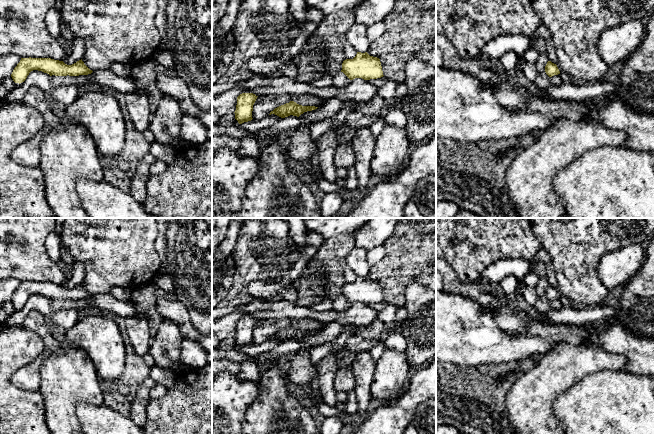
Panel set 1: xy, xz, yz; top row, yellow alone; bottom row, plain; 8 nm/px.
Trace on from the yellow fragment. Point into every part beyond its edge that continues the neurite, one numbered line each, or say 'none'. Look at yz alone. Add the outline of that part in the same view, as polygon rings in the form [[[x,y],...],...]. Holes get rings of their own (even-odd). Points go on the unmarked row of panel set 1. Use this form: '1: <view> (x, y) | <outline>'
none

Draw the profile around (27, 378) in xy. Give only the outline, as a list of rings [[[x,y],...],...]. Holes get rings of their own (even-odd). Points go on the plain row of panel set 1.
[[[31,311],[25,318],[23,326],[42,338],[45,349],[34,361],[19,368],[12,375],[11,382],[18,389],[38,392],[42,362],[51,353],[63,352],[64,342],[56,338],[52,330],[52,323],[39,311]]]

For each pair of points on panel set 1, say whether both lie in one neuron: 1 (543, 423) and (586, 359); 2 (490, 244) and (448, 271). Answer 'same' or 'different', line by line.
1: same
2: different

